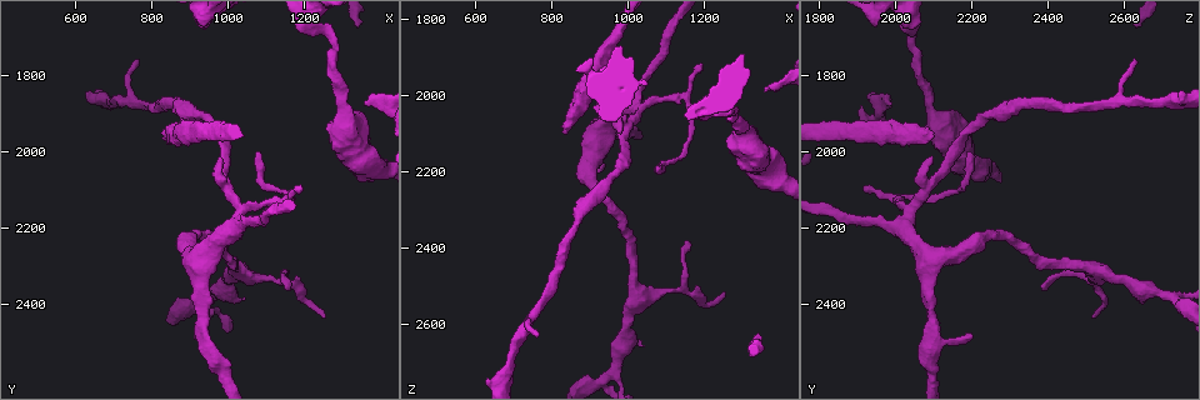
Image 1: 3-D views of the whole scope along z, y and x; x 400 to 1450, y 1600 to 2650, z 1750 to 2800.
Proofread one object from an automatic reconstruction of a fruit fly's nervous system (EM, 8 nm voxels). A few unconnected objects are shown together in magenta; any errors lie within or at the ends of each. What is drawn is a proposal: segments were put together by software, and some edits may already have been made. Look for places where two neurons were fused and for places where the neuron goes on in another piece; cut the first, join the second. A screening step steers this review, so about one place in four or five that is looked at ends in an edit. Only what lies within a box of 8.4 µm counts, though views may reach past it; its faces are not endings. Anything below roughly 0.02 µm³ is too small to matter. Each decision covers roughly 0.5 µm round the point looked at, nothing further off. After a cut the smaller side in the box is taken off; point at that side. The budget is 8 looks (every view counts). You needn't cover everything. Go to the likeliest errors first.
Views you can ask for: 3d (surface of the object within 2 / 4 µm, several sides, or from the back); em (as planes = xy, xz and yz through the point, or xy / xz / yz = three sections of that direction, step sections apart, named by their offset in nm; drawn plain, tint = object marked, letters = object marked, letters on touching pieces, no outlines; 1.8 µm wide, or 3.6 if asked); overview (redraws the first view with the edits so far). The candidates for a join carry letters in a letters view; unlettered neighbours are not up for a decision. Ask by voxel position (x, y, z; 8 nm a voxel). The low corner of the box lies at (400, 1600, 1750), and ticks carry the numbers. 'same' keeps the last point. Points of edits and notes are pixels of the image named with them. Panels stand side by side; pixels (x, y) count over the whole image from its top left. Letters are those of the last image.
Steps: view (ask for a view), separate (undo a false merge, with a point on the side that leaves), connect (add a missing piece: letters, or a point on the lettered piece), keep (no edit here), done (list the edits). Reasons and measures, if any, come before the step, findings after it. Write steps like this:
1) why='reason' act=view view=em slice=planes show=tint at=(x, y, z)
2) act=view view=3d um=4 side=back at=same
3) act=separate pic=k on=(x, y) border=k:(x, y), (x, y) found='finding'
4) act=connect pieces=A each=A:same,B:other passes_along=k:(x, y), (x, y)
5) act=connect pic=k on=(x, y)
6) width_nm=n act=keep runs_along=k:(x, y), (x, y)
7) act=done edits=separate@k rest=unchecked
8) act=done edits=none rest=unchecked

act=view view=em slice=planes show=letters at=(830, 1955, 2100)

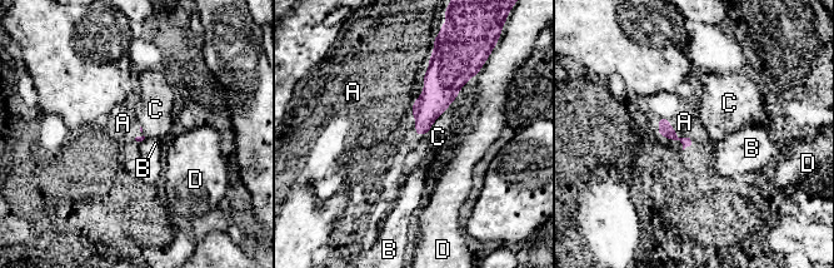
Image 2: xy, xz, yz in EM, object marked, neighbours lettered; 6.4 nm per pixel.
longest_contact=C:340nm act=connect pieces=A each=A:same,B:other,C:other,D:other found='the neuron continues'

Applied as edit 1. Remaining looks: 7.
why='thick end' act=view view=em slice=xz step=16 show=plain at=(930, 1675, 2045)

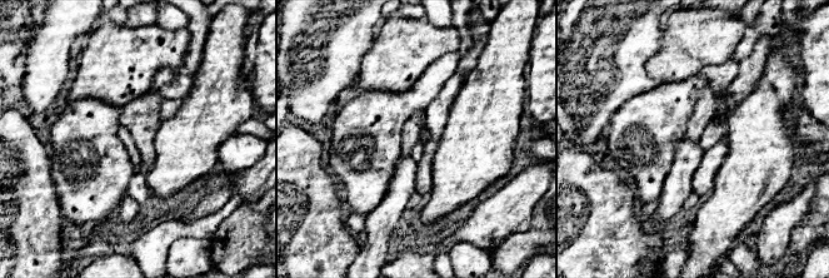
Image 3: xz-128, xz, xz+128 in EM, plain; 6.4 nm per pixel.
act=view view=em slice=xz step=16 show=letters at=same

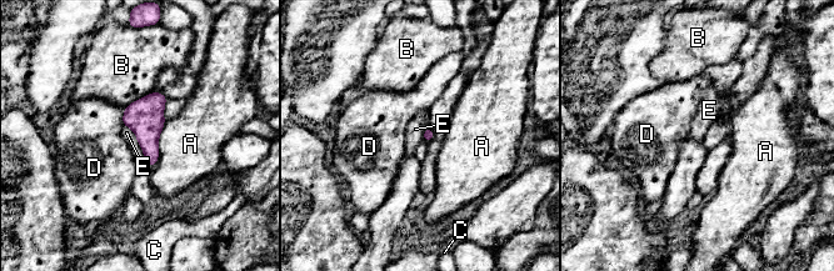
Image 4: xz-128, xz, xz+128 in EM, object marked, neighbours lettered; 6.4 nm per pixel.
longest_contact=A:320nm act=keep each=A:other,B:other,C:other,D:other,E:other border=4:(124, 125), (134, 133), (146, 161) found='none of them fits'

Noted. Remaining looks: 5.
why='abrupt turn' act=view view=em slice=planes show=tint at=(1150, 2115, 2010)

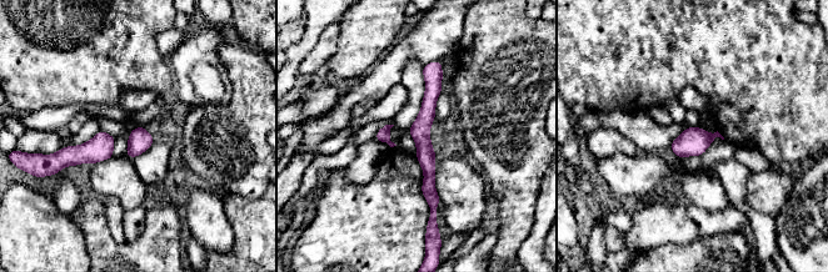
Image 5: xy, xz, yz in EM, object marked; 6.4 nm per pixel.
why='see the neighbours' act=view view=em slice=planes show=letters at=same

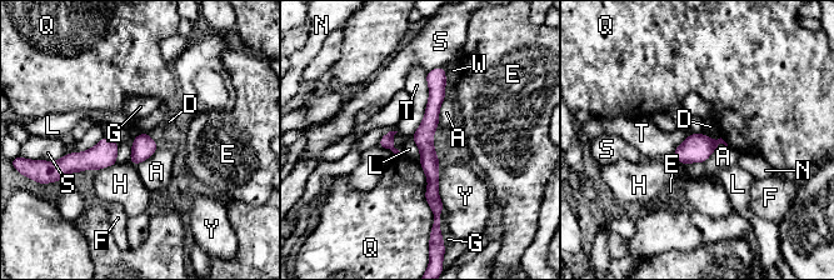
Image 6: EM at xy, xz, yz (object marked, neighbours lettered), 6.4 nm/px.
act=keep each=A:other,D:other,E:other,F:other,G:other,H:other,L:other,N:other,Q:other,S:other,T:other,W:other,Y:other found='one neuron here'

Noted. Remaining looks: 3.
why='redraw' act=view view=overview

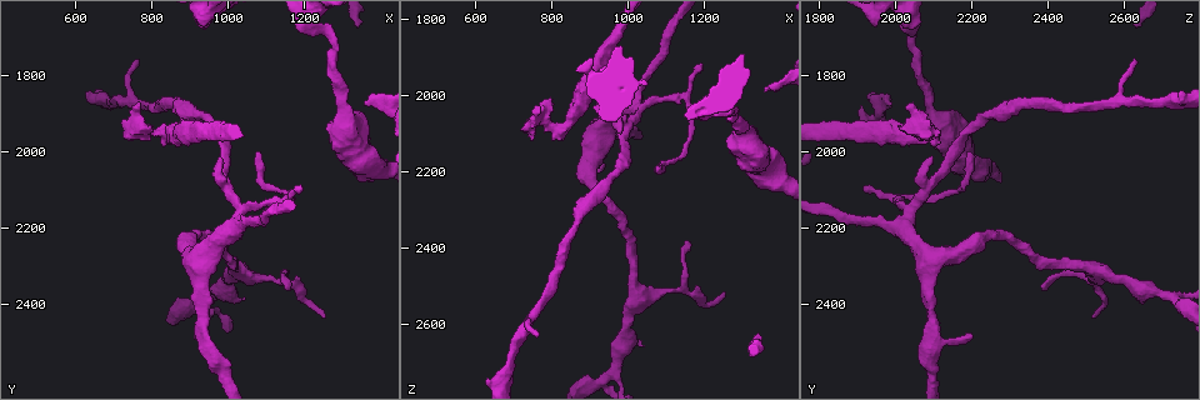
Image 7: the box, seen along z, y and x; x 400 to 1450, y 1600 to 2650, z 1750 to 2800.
why='a narrow waist' act=view view=em slice=planes show=tint at=(1125, 2335, 2510)

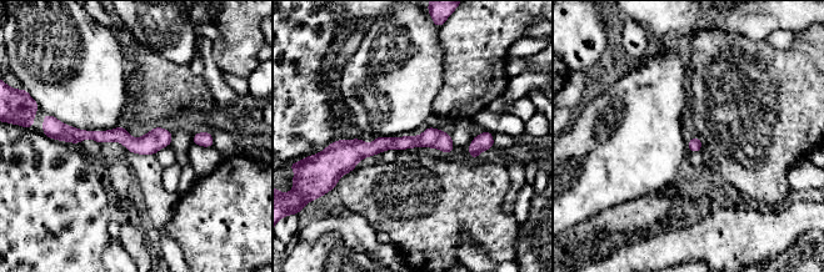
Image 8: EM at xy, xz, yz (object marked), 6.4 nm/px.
act=view view=em slice=planes show=letters at=same

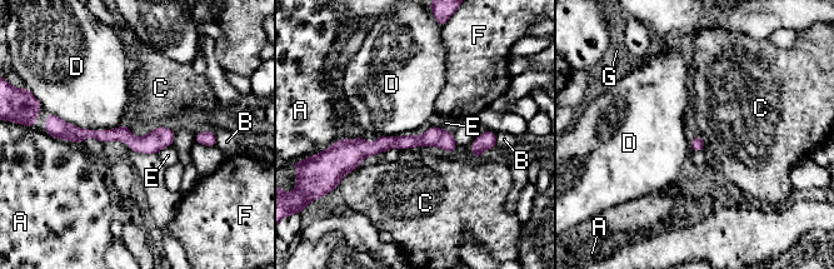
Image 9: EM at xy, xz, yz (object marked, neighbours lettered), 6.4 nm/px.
act=keep each=A:other,B:other,C:other,D:other,E:other,F:other,G:other runs_along=9:(340, 145), (445, 140), (453, 147) found='one neuron here'

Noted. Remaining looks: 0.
act=done edits=connect@2 rest=unchecked

